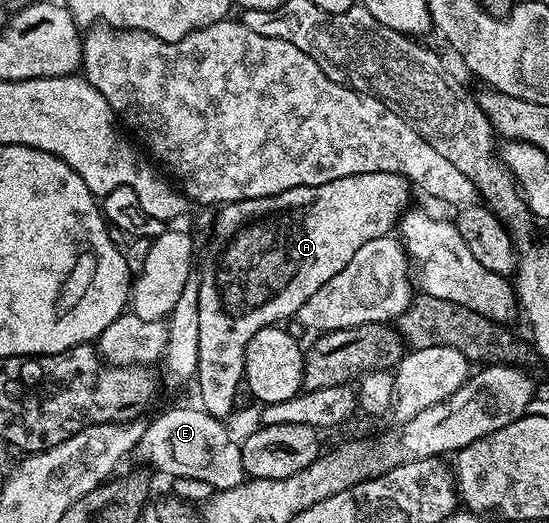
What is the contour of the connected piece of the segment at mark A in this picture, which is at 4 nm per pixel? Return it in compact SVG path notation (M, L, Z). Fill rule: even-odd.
M363 172L355 176L343 176L343 180L331 180L327 184L291 188L287 192L279 192L275 196L263 196L242 202L227 202L216 211L217 219L213 222L213 239L209 242L205 263L202 266L200 263L199 266L199 300L195 315L195 321L199 324L199 360L197 361L195 383L197 382L197 394L201 397L201 401L199 401L201 409L215 418L228 419L228 414L233 410L233 401L237 398L237 389L242 389L243 386L245 353L247 352L247 344L251 344L251 336L255 336L255 332L259 332L263 328L292 319L299 312L299 308L303 308L306 300L315 292L319 292L319 288L323 288L323 284L327 280L331 280L331 276L335 276L335 272L343 272L343 268L347 268L347 260L351 260L351 256L355 256L355 252L359 252L359 248L363 248L363 244L376 238L386 237L392 231L389 229L392 226L394 229L400 223L401 215L410 209L409 190L411 191L410 182L398 174Z

